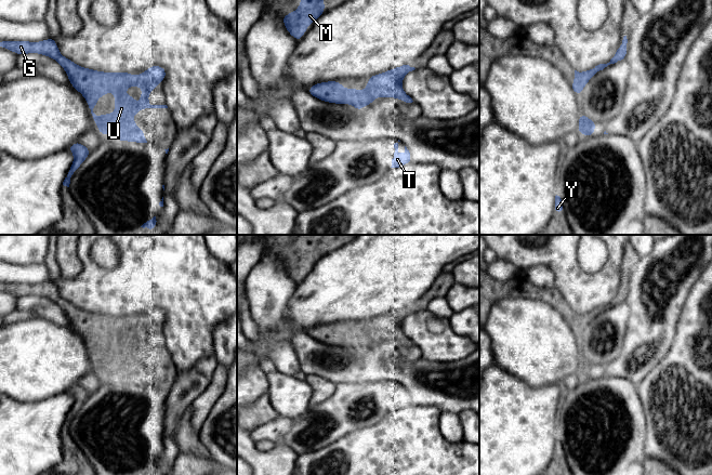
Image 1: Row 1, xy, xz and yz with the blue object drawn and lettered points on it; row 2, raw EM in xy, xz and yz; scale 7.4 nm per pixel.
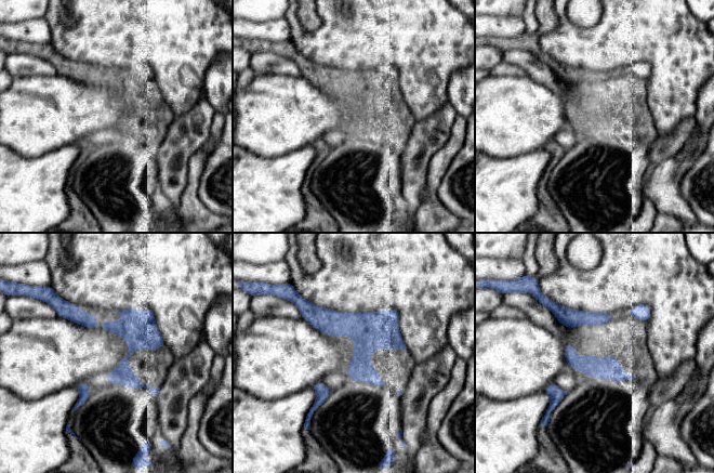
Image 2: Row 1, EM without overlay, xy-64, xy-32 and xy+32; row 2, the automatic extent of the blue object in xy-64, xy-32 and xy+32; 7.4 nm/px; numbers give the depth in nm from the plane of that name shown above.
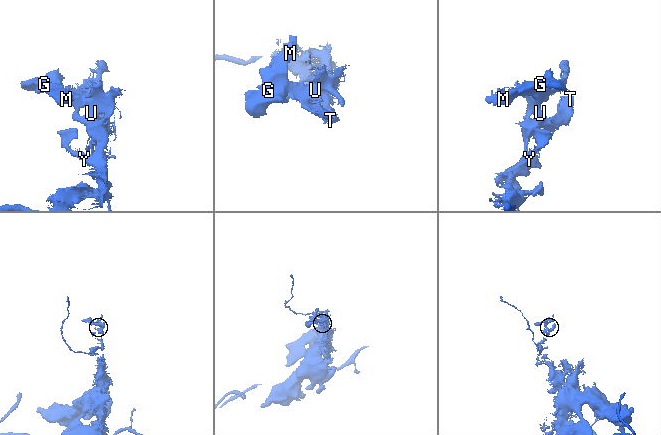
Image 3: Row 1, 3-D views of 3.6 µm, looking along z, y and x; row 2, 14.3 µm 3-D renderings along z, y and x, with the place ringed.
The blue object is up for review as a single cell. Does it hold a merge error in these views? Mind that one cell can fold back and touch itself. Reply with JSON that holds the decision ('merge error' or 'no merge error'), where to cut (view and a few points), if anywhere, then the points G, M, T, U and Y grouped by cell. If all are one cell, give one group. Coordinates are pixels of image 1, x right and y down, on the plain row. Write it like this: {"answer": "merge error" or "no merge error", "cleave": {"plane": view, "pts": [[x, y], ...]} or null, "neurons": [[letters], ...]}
{"answer": "merge error", "cleave": {"plane": "xy", "pts": [[111, 319], [106, 322], [106, 327], [102, 332], [84, 339]]}, "neurons": [["G", "M"], ["T", "U", "Y"]]}

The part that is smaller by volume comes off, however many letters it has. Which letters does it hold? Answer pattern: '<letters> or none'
G, M

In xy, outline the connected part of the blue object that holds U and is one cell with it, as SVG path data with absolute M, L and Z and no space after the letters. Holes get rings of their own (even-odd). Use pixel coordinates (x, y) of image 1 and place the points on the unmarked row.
M155 307L135 319L132 315L101 315L111 319L106 322L105 331L95 338L84 339L101 378L110 377L117 383L147 385L143 372L133 364L133 358L142 352L168 351L167 347L148 345L149 335L164 322L166 312ZM132 328L144 332L144 335L139 338L142 346L135 346L133 338L124 338L124 333ZM108 334L115 335L115 355L96 358L93 351L97 347L97 341Z

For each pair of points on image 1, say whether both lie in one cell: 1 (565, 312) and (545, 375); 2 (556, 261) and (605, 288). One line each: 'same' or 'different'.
1: different
2: same

